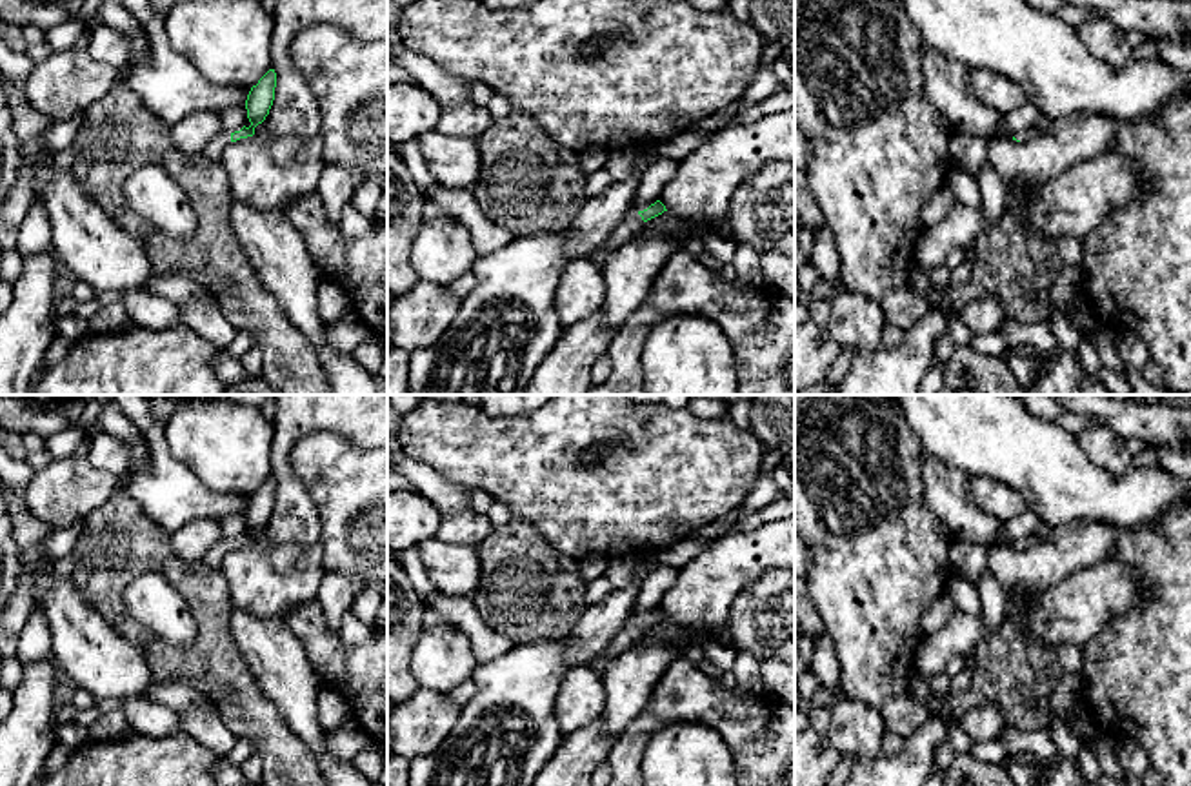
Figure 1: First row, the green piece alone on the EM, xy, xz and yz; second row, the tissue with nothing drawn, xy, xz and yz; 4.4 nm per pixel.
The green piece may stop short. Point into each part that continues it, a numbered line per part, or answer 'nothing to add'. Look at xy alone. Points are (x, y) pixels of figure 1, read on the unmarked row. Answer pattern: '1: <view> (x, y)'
1: xy (215, 555)

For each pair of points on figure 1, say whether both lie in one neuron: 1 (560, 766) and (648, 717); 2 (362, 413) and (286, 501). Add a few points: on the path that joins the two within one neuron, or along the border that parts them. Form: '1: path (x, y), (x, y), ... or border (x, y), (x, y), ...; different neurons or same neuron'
1: border (617, 737), (606, 761); different neurons
2: path (326, 413), (306, 413), (288, 432), (282, 464); same neuron

